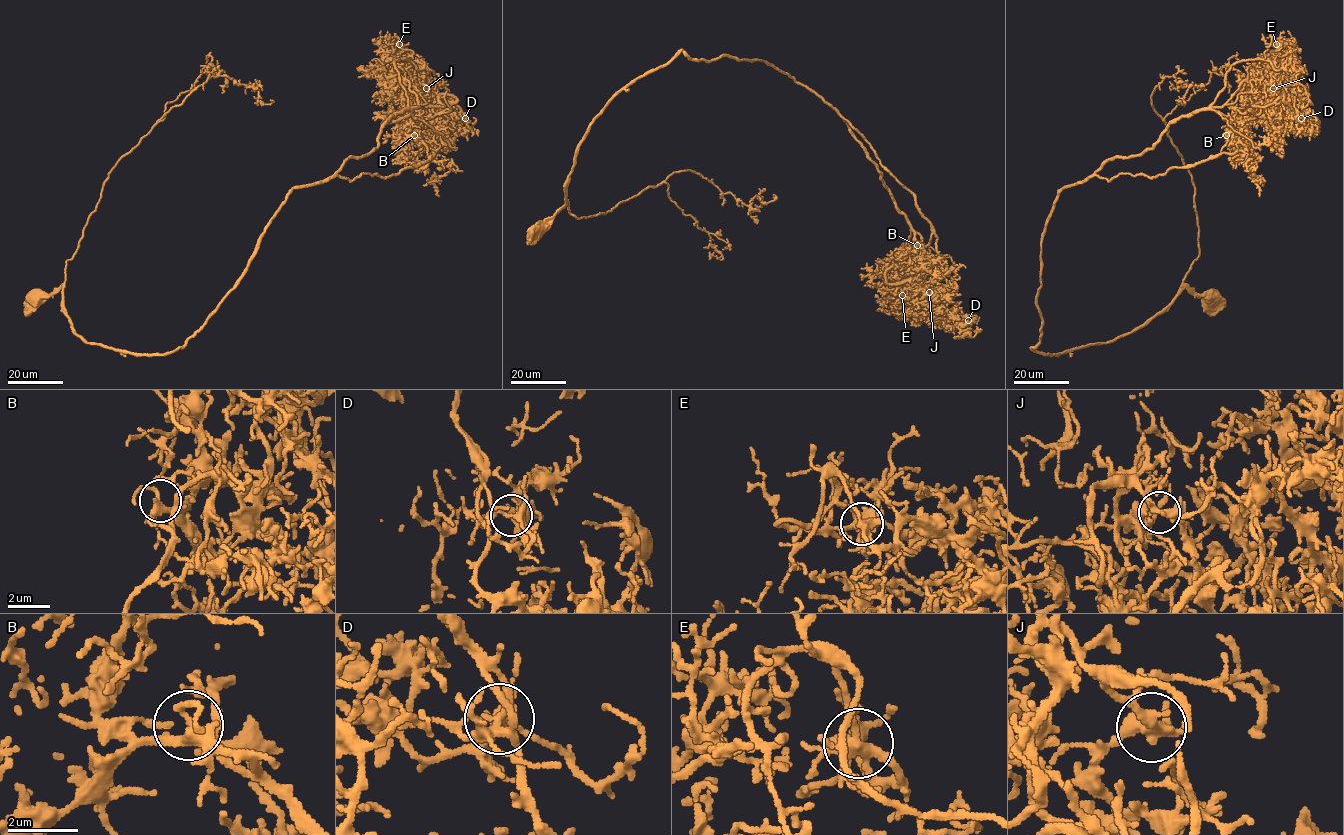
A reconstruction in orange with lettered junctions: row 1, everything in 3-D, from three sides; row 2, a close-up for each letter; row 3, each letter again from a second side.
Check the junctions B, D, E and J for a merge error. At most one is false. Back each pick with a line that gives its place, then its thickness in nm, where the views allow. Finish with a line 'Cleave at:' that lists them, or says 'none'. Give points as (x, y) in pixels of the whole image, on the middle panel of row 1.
Cleave at: none

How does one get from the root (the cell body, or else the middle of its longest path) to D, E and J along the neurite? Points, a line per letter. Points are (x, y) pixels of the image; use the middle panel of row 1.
D: (538, 226), (621, 90), (681, 50), (763, 60), (846, 121), (929, 249), (914, 308), (968, 320)
E: (538, 226), (621, 90), (681, 50), (760, 59), (881, 174), (911, 228), (902, 295)
J: (538, 226), (566, 205), (579, 142), (621, 90), (681, 50), (760, 59), (846, 121), (929, 250), (929, 292)

